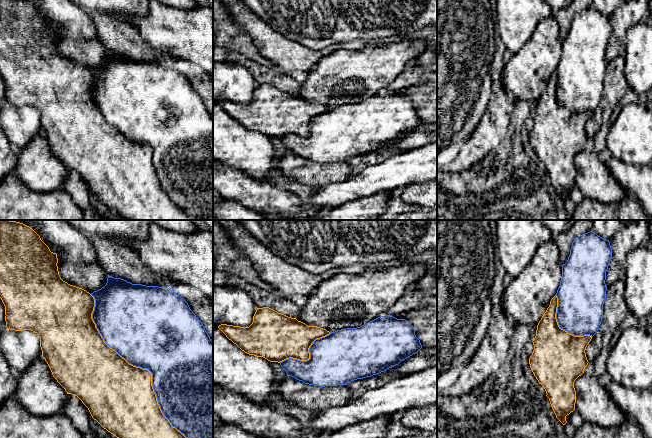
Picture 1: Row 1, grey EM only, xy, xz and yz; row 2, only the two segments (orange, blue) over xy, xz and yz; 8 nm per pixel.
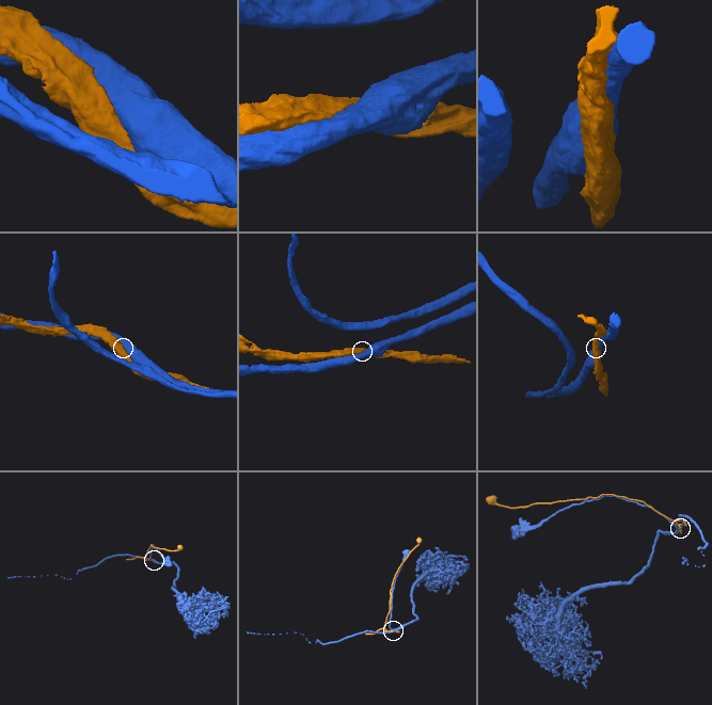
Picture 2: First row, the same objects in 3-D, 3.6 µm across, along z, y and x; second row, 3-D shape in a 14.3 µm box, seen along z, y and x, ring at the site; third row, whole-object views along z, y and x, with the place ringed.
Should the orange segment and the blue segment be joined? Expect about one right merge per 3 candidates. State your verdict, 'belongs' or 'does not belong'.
does not belong

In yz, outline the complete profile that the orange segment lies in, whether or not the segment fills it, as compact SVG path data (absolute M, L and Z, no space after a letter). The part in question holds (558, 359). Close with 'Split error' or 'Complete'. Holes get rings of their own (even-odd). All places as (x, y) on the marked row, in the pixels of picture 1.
M555 295L537 325L529 364L544 387L556 418L565 425L566 416L575 410L574 382L589 363L585 350L592 336L574 336L561 329L556 319L557 307Z. Complete

